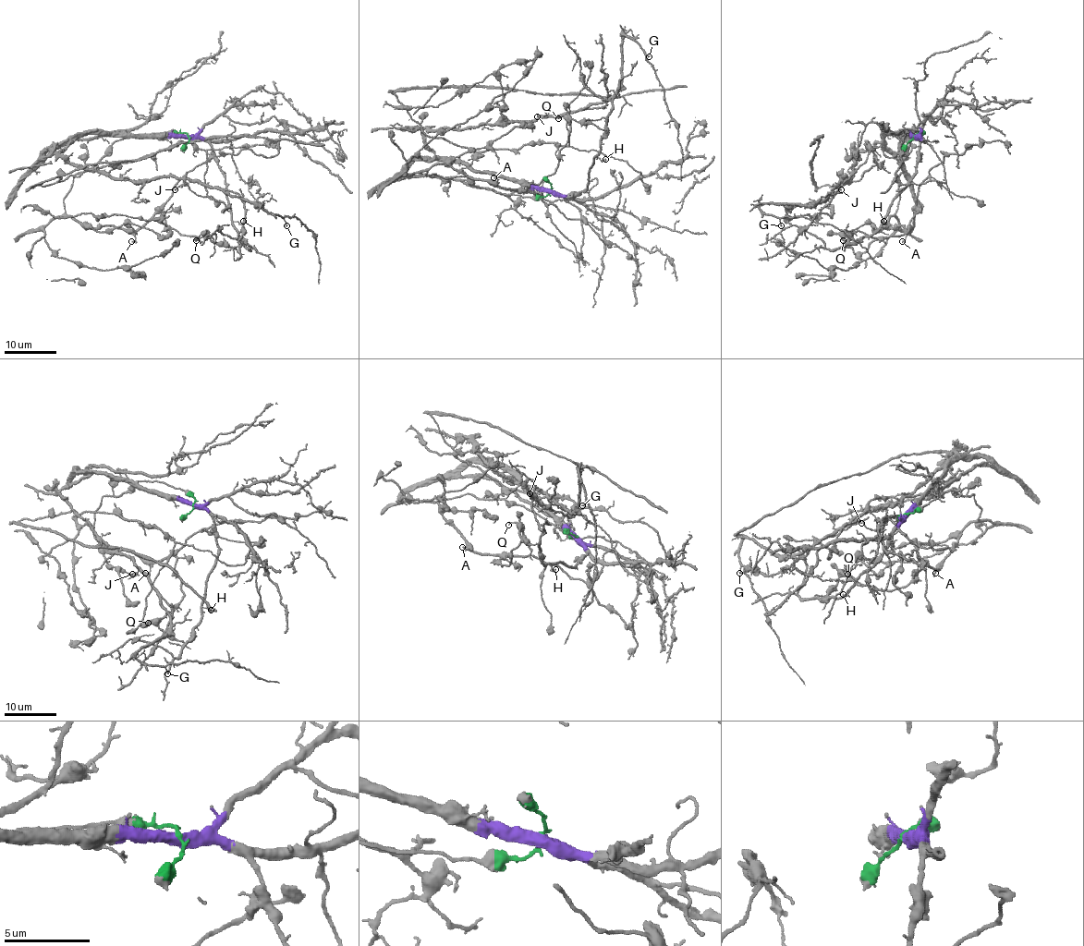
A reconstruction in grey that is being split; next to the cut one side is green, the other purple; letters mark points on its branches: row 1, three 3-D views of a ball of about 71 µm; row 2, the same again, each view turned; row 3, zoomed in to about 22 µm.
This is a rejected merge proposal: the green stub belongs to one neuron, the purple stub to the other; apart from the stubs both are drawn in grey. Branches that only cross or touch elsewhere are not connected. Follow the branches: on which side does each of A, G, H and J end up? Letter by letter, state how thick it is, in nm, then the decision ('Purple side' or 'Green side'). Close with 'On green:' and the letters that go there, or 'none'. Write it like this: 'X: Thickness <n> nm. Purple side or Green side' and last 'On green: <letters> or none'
A: Thickness 160 nm. Green side
G: Thickness 140 nm. Purple side
H: Thickness 200 nm. Purple side
J: Thickness 100 nm. Purple side
On green: A

